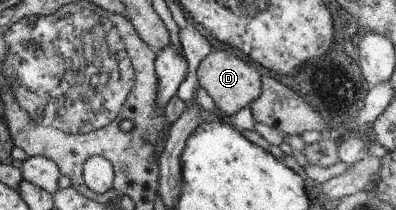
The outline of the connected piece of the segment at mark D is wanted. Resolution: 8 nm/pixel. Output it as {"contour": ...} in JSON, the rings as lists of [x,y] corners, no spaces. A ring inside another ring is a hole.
{"contour":[[[217,48],[212,49],[209,55],[206,55],[198,67],[196,67],[196,80],[198,86],[208,94],[216,108],[222,113],[230,116],[252,103],[260,94],[261,77],[258,71],[242,61],[240,57],[233,52],[220,51]]]}

